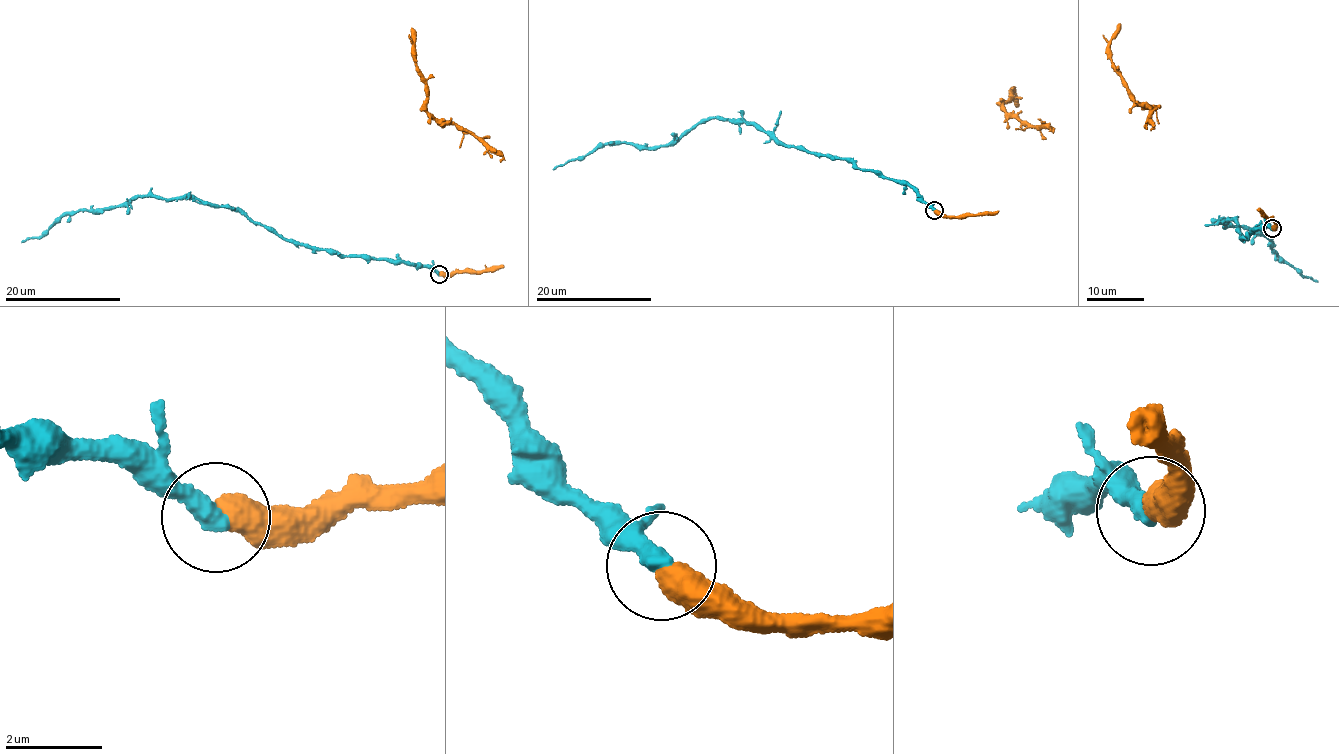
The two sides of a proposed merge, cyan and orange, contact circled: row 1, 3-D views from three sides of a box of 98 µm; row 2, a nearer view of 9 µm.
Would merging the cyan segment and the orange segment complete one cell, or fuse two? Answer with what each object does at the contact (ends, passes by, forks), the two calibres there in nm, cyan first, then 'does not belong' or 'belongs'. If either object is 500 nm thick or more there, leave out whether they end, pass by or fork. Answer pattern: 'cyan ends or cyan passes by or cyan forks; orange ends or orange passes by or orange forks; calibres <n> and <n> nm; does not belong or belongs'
calibres 440 and 550 nm; belongs

